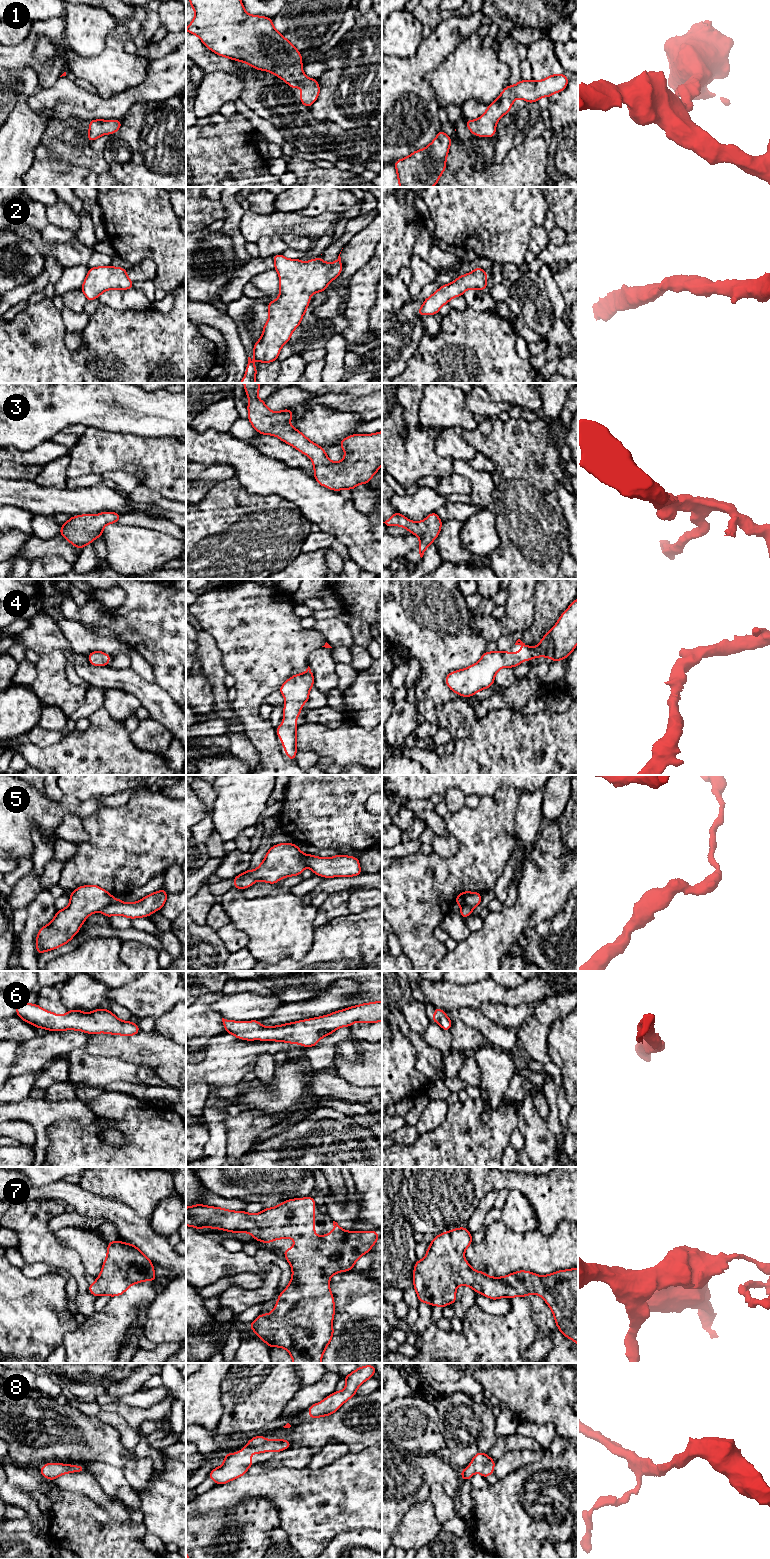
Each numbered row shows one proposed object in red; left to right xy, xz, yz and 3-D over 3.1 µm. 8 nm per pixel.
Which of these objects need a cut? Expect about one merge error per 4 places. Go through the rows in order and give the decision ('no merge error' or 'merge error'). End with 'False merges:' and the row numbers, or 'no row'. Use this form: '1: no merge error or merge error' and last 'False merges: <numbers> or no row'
1: no merge error
2: no merge error
3: no merge error
4: no merge error
5: merge error
6: no merge error
7: no merge error
8: no merge error
False merges: 5

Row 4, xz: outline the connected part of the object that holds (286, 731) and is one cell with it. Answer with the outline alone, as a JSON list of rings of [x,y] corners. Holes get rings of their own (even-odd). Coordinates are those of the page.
[[[308,666],[306,671],[301,674],[295,674],[285,681],[279,688],[279,692],[286,700],[283,709],[283,722],[276,728],[285,754],[289,760],[296,759],[296,720],[300,716],[300,711],[304,702],[310,701],[309,691],[314,686],[314,675]]]

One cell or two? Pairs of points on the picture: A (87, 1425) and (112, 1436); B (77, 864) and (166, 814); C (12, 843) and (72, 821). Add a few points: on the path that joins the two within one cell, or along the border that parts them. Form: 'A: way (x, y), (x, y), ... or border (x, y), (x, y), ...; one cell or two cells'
A: way (93, 1431), (98, 1436), (106, 1436); one cell
B: way (99, 861), (118, 857), (131, 844), (144, 836); one cell
C: border (79, 816), (63, 817), (58, 839); two cells

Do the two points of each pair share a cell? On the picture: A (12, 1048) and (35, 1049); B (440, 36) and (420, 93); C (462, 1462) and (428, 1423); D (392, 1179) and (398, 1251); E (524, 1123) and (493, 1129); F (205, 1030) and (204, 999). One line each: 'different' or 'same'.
A: different
B: same
C: different
D: same
E: different
F: same

